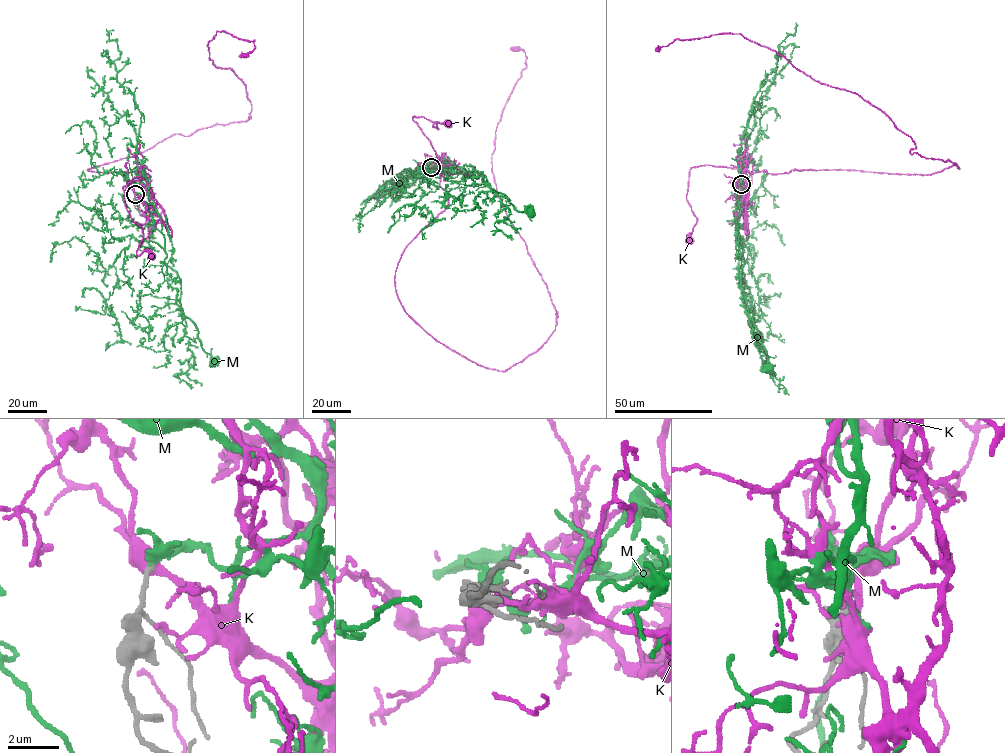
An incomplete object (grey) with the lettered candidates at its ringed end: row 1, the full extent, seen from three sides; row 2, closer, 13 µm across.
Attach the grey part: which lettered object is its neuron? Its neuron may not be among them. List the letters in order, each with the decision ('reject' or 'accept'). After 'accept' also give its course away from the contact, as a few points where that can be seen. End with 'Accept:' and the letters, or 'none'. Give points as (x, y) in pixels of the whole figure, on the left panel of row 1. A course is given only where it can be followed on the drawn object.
K: reject
M: accept; it runs (135, 194), (147, 192), (153, 200), (164, 237), (164, 263), (180, 279), (180, 307), (215, 360)
Accept: M

